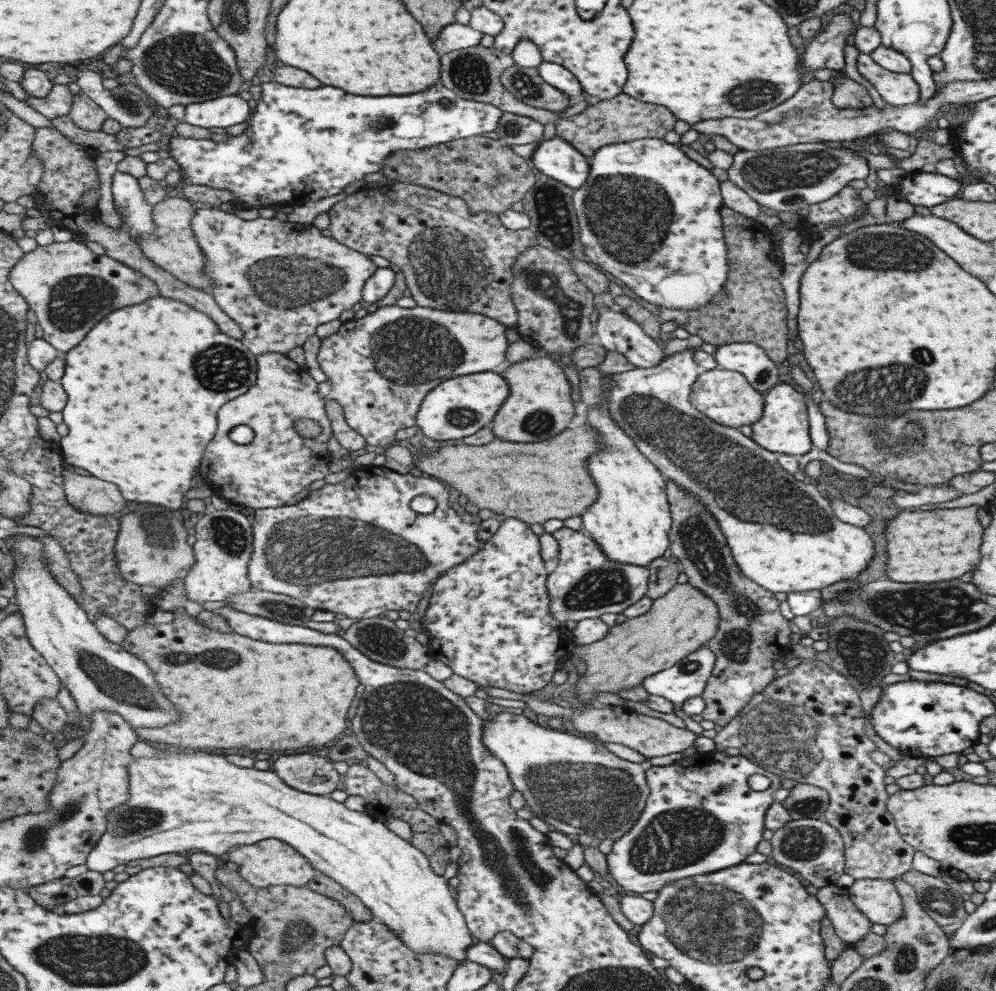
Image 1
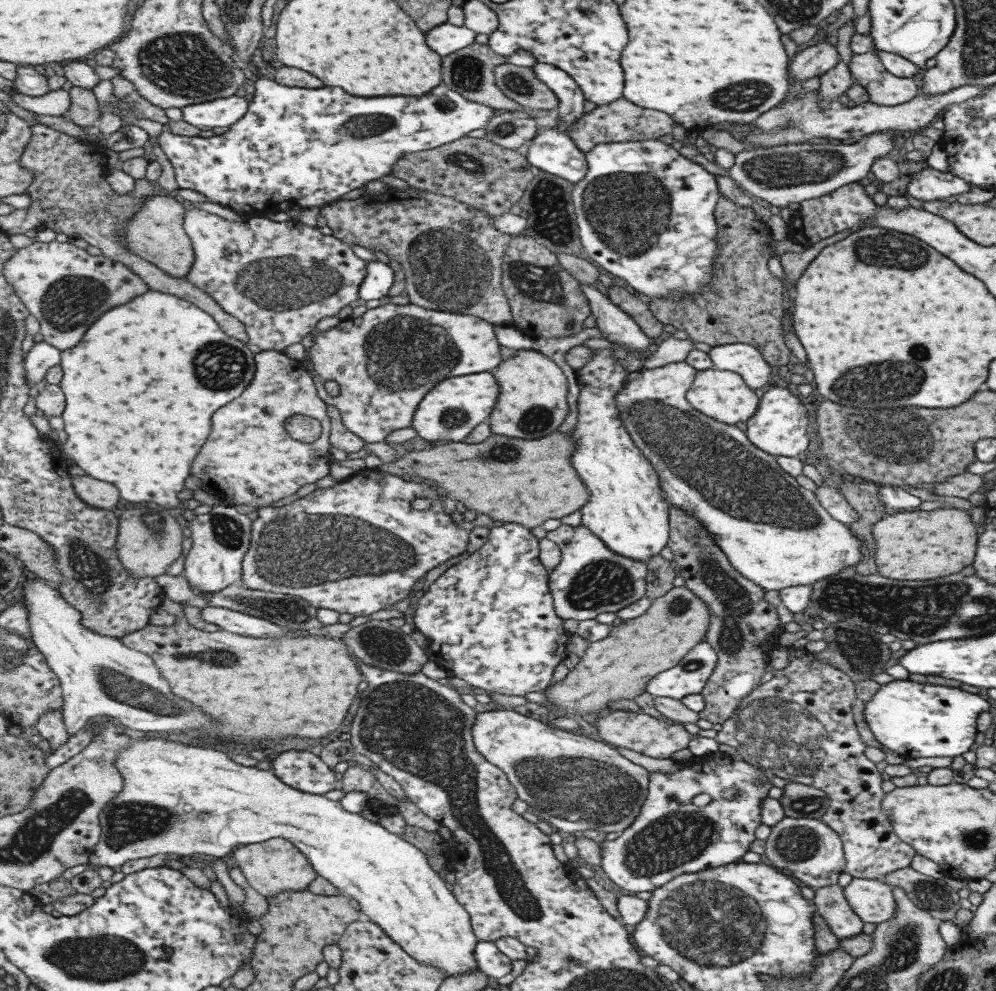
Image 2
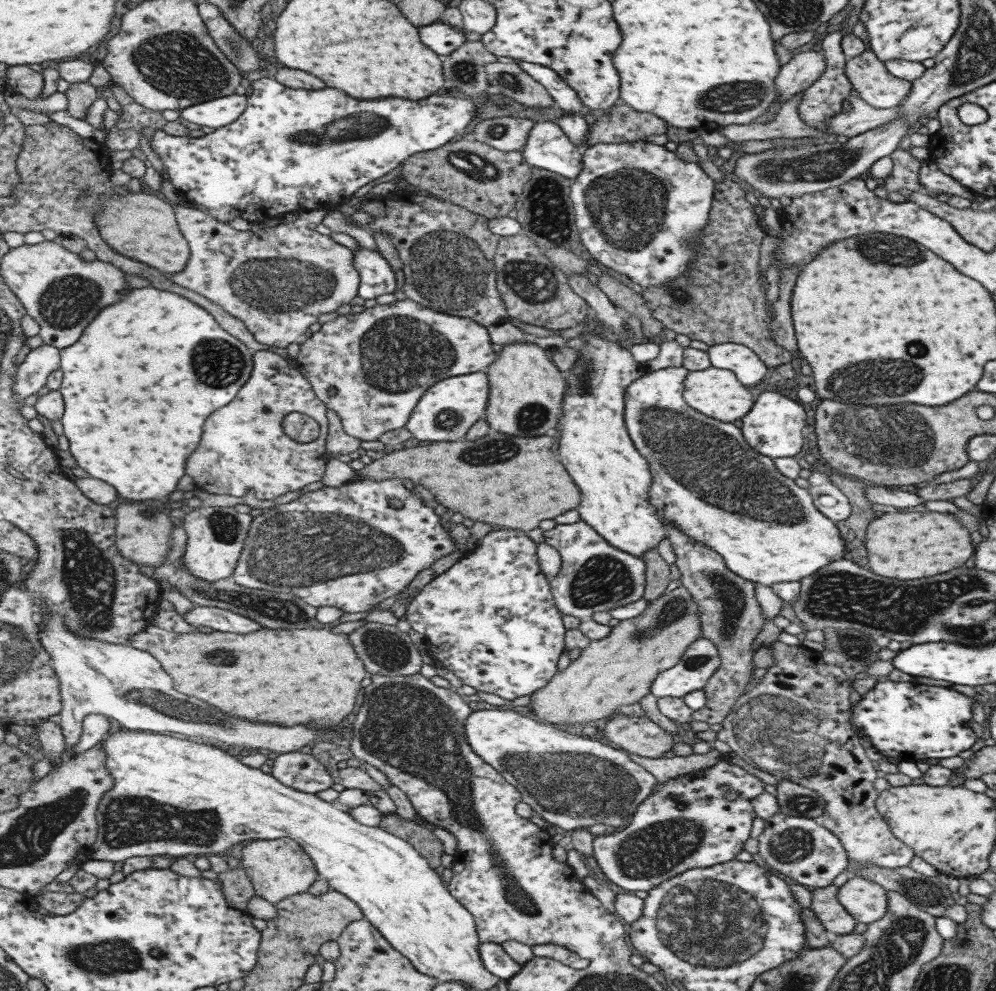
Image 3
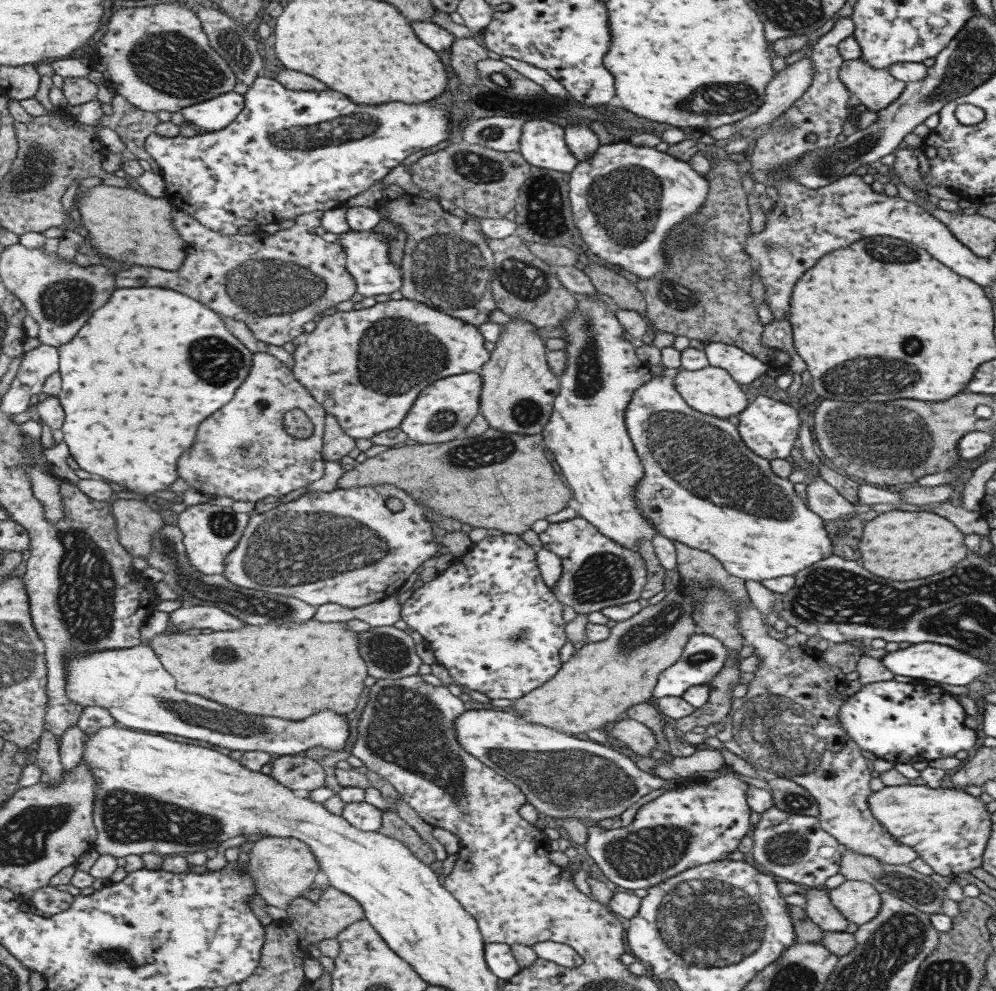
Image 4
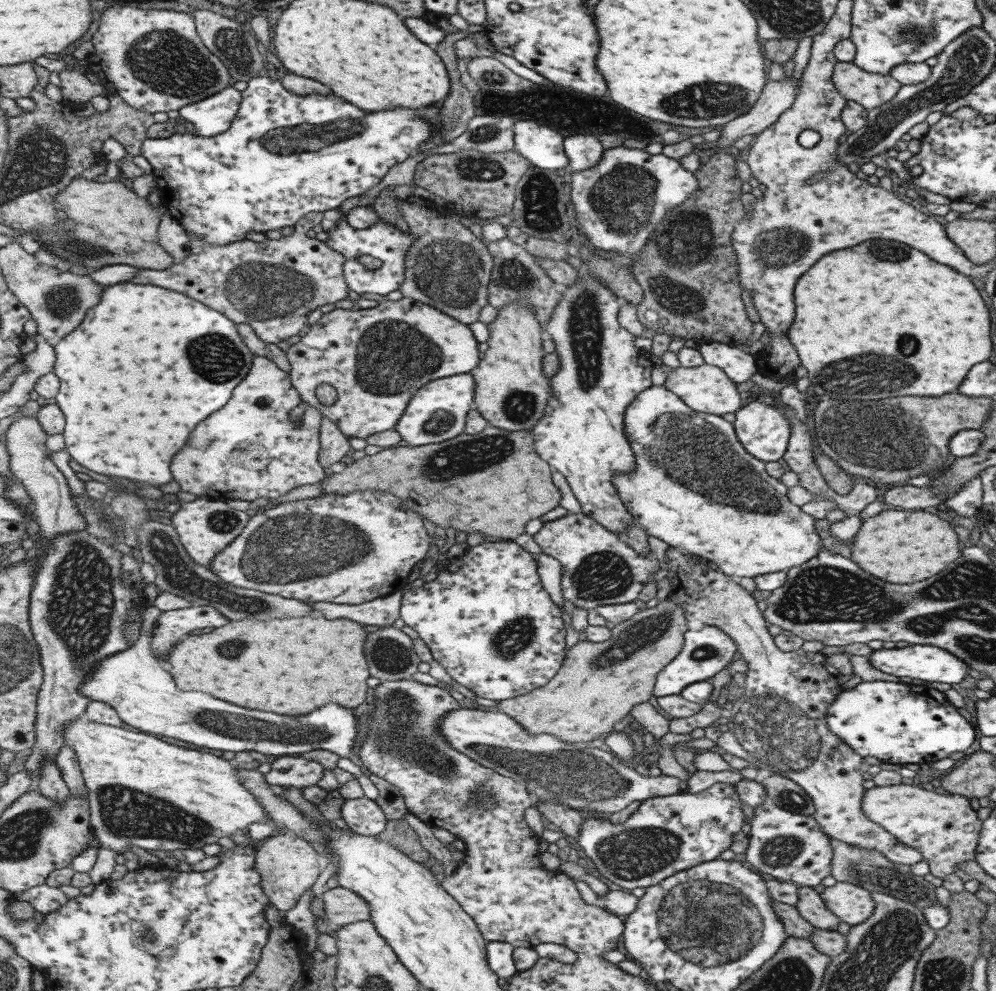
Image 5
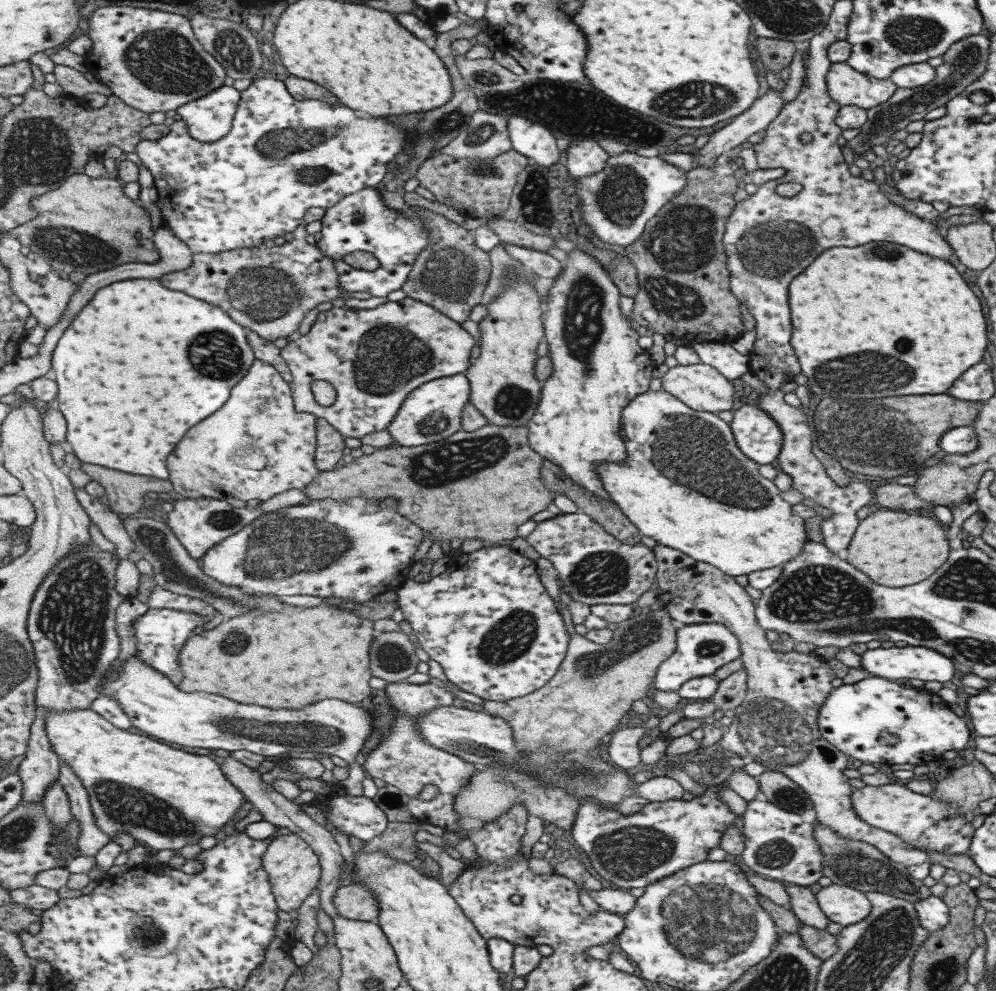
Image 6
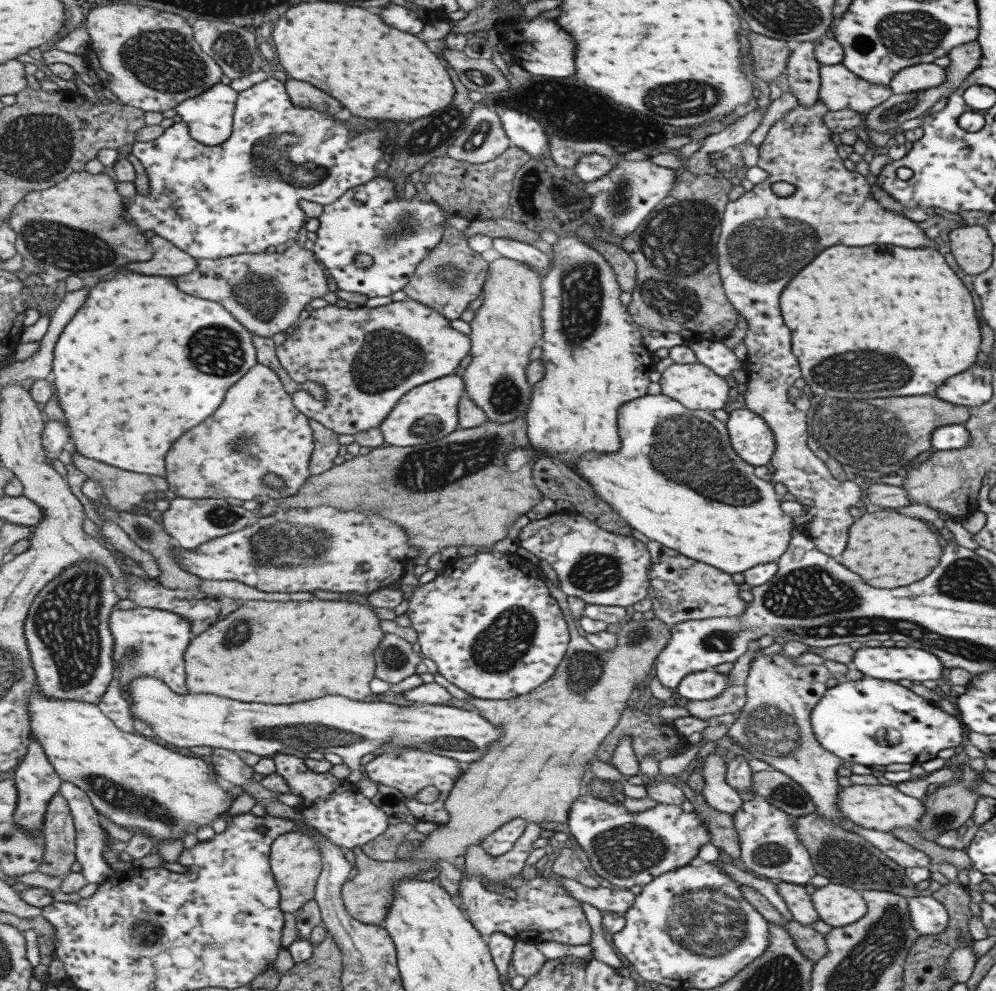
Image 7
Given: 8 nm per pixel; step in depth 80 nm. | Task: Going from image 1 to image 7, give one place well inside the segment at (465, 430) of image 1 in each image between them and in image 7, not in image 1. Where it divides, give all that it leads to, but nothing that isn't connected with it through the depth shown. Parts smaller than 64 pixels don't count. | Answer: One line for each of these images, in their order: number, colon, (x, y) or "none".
2: (449, 410)
3: (443, 413)
4: (441, 411)
5: (436, 411)
6: (430, 412)
7: (427, 412)

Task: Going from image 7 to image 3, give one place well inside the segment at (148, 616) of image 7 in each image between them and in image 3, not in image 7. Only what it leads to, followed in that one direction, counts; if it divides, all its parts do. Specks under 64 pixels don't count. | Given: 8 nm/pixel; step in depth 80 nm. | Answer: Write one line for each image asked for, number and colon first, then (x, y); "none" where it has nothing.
3: (218, 619)
4: (183, 618)
5: (170, 627)
6: (159, 634)

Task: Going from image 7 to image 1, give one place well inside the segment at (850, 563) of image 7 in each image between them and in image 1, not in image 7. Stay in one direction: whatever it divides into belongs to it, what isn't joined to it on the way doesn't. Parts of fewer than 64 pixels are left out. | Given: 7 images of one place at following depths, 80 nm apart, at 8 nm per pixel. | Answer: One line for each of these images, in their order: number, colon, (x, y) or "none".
1: (941, 544)
2: (918, 545)
3: (907, 545)
4: (899, 545)
5: (900, 546)
6: (895, 548)

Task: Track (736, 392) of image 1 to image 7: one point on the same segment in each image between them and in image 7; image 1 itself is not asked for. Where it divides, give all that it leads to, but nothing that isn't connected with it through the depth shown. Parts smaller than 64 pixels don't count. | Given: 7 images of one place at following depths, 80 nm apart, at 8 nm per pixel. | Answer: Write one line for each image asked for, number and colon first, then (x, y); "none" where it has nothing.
2: (721, 395)
3: (716, 393)
4: (710, 390)
5: (705, 389)
6: (699, 386)
7: (693, 385)

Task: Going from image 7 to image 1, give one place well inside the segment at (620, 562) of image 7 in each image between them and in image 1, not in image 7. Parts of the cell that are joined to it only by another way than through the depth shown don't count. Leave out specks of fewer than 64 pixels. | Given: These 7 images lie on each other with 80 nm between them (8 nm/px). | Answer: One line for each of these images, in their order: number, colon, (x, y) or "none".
1: (584, 584)
2: (589, 578)
3: (593, 577)
4: (596, 572)
5: (597, 568)
6: (593, 567)

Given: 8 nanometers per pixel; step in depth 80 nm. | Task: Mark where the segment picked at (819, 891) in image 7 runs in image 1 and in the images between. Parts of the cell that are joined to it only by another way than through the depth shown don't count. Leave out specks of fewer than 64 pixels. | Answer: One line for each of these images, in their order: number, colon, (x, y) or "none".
1: (877, 900)
2: (871, 900)
3: (865, 901)
4: (858, 902)
5: (850, 903)
6: (844, 905)

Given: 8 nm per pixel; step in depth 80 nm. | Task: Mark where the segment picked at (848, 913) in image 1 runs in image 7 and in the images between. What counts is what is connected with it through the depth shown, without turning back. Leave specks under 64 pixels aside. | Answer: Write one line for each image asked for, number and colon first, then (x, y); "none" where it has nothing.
2: (828, 900)
3: (832, 916)
4: (817, 906)
5: (809, 905)
6: (803, 905)
7: (797, 901)

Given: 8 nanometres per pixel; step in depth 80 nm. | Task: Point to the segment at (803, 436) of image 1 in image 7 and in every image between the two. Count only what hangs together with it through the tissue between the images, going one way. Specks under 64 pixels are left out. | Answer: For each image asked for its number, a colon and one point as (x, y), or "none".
2: (778, 427)
3: (774, 426)
4: (768, 428)
5: (762, 430)
6: (755, 434)
7: (750, 438)

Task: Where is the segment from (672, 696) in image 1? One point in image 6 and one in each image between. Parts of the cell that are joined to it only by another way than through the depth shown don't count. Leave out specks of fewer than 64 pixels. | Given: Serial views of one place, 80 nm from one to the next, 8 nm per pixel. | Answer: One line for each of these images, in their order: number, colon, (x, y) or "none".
2: (689, 676)
3: (700, 659)
4: (702, 657)
5: (703, 652)
6: (700, 649)

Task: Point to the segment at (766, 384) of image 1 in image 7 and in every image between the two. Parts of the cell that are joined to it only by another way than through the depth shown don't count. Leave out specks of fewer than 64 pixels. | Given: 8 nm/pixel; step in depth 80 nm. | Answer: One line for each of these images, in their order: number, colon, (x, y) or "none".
2: (745, 360)
3: (744, 363)
4: (743, 368)
5: (738, 365)
6: (731, 364)
7: (714, 355)

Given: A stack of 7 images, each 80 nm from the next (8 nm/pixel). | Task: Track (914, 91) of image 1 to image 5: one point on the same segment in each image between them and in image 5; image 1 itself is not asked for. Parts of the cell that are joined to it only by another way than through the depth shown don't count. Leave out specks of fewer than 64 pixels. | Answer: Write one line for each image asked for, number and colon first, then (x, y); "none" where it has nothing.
2: (884, 89)
3: (867, 75)
4: (874, 87)
5: (870, 90)

